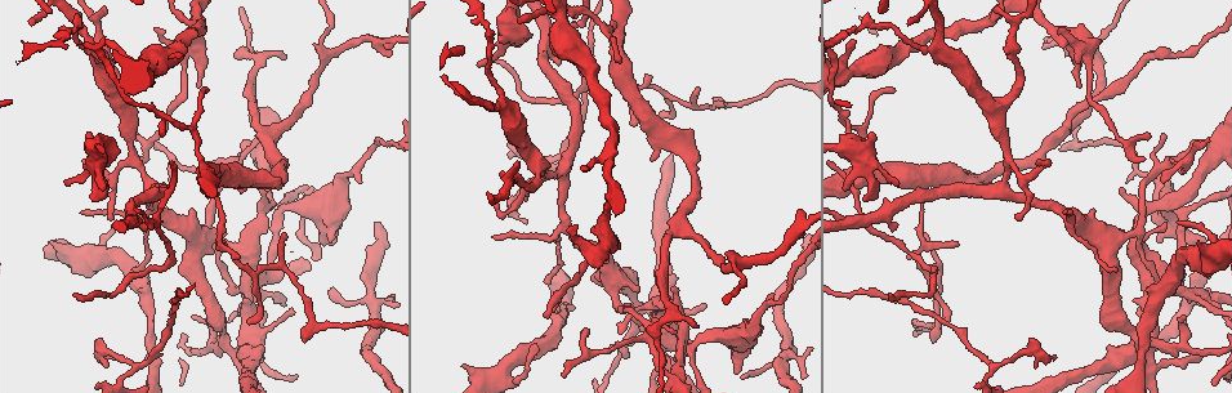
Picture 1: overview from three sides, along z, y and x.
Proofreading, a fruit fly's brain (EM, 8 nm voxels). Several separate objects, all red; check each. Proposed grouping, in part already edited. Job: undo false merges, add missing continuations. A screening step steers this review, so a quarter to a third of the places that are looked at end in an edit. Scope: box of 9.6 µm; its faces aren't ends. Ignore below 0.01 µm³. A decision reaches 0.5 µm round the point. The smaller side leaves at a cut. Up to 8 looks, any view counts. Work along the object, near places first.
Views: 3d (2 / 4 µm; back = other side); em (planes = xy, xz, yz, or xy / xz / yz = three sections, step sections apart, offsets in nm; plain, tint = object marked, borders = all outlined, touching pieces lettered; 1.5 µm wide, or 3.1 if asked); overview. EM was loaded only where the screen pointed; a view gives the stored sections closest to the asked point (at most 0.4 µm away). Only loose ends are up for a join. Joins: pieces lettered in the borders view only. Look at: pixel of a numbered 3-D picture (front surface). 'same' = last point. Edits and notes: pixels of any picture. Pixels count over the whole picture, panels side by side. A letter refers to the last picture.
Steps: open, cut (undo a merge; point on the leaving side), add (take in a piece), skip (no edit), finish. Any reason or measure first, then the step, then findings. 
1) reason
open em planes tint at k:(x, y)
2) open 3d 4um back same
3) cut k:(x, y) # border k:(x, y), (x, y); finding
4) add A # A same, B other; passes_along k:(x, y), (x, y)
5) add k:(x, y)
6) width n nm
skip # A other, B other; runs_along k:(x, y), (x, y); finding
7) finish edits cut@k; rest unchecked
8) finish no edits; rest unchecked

thin end
open em xz step 8 borders at 1:(933, 340)

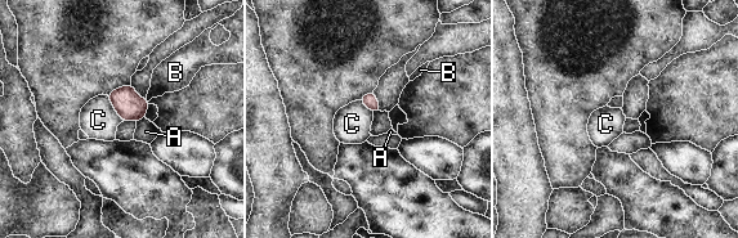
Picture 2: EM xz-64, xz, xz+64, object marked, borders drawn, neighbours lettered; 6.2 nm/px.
width 90 nm
skip # A other, B other, C other; border 2:(106, 95), (122, 121); no lettered piece goes on from it

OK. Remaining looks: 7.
tapers out
open em yz step 8 tint at 1:(65, 181)

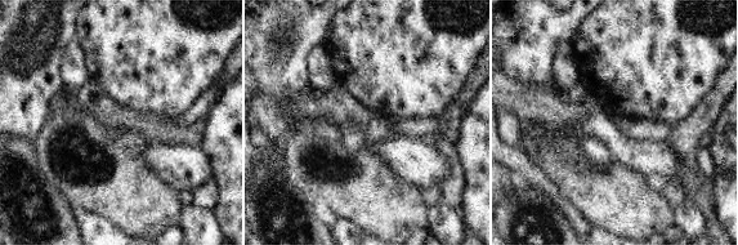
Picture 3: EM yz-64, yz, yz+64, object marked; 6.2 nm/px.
another direction
open em planes borders same

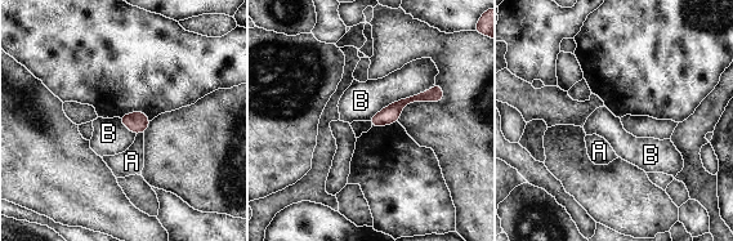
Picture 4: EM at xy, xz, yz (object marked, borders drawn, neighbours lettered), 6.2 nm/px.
width 110 nm
skip # A other, B other; runs_along 4:(441, 94), (405, 101), (372, 121); none of them fits

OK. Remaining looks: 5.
branch stops here
open em planes borders at 1:(607, 263)

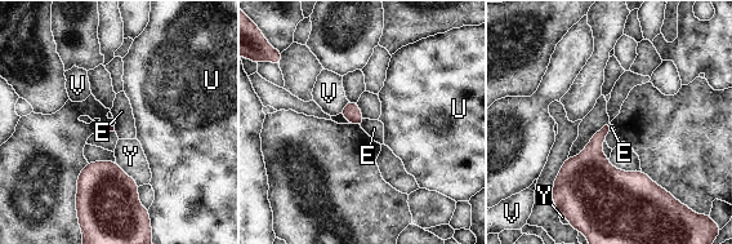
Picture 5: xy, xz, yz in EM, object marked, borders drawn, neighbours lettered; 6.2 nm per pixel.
skip # E other, U other, V other, Y other; none of them fits

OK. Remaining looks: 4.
finish no edits; rest unchecked

